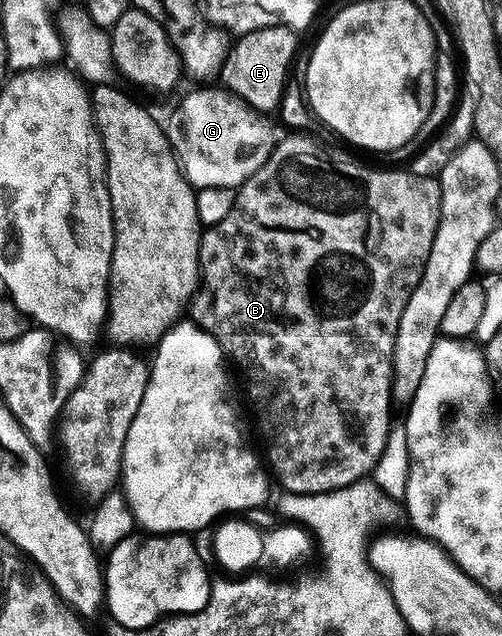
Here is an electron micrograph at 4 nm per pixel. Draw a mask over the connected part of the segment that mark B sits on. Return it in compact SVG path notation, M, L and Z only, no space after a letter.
M304 136L292 137L296 138L284 138L280 143L277 144L276 142L271 147L271 154L269 154L265 163L236 190L236 199L230 208L230 212L226 212L226 216L222 216L222 220L218 224L207 227L201 233L200 277L197 288L192 293L190 318L196 325L201 326L207 334L214 336L214 340L218 340L225 359L233 367L235 367L234 365L240 366L241 372L252 381L245 384L244 394L248 397L248 402L252 405L253 412L256 413L256 430L260 433L261 440L265 442L264 454L262 450L262 458L266 463L267 469L270 471L271 477L274 479L275 485L277 482L281 486L279 488L281 491L290 494L330 494L334 490L341 490L343 486L349 486L355 482L367 479L373 473L375 466L379 462L379 458L382 456L384 445L387 442L389 427L394 422L394 417L392 417L392 406L394 407L394 397L392 394L392 353L396 347L398 322L402 320L402 310L406 308L406 300L410 300L410 296L414 292L414 288L426 268L426 260L430 256L430 244L434 244L434 232L438 228L438 220L440 219L442 192L440 191L439 181L436 178L423 178L422 176L413 174L411 169L408 168L375 170L374 167L363 166L360 162L335 162L314 139L300 138Z

